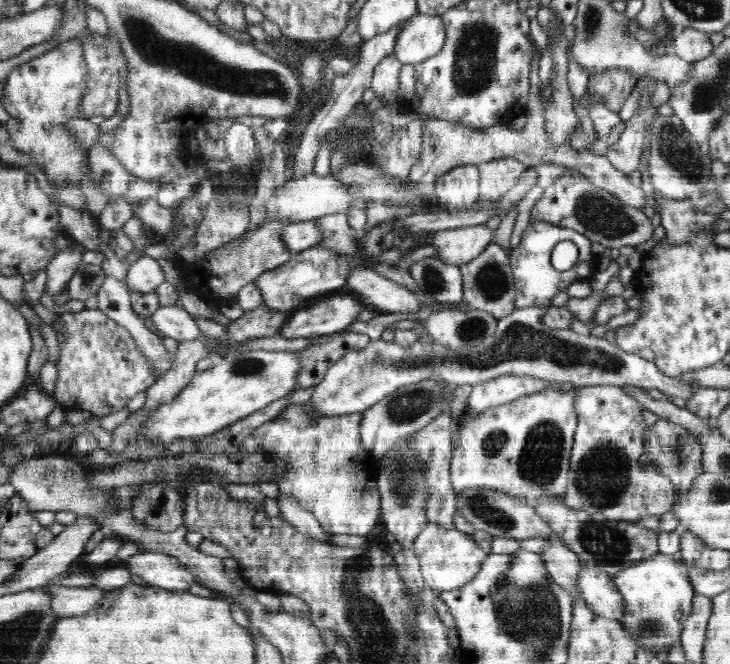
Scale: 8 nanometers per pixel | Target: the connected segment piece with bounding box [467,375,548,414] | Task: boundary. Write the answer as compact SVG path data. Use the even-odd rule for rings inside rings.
M504 375L472 387L467 399L474 414L484 412L492 406L512 402L516 398L530 396L548 387L544 379L518 375Z

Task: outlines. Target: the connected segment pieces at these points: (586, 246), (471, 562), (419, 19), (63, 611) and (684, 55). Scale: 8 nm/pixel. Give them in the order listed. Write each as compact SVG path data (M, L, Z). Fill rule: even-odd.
M534 222L523 232L520 243L509 254L511 262L514 286L516 287L516 309L526 306L550 306L552 298L558 292L567 292L572 282L591 280L597 272L597 257L592 252L592 241L575 230L552 225L548 222ZM559 242L573 242L579 248L577 262L566 270L556 270L550 262L552 249Z
M428 522L413 542L413 552L418 558L425 584L437 591L454 590L468 584L481 570L486 552L469 534L455 528L446 530L435 522Z
M417 14L396 35L393 55L402 65L422 62L442 50L447 34L440 15Z
M49 583L50 606L58 618L83 615L100 604L105 590L97 587L64 587Z
M680 28L672 38L672 52L689 63L708 58L714 48L709 33L694 28Z

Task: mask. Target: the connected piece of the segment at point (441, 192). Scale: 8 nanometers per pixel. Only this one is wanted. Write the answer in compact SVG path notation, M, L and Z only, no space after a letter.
M478 165L456 166L439 176L434 195L450 212L470 208L480 198Z

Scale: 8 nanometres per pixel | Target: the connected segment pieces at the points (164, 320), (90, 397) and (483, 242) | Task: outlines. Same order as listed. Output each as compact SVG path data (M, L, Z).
M178 305L158 307L151 316L160 334L166 338L175 338L179 342L196 340L200 336L200 329L194 316Z
M87 309L78 313L58 311L57 323L52 326L58 338L58 361L55 362L58 375L53 398L66 411L84 411L92 416L108 416L128 406L130 398L146 390L158 380L149 369L147 360L137 349L134 339L126 328L108 318L100 309Z
M486 224L452 228L436 232L432 246L436 249L436 258L459 267L482 253L493 242L493 238L494 231Z

